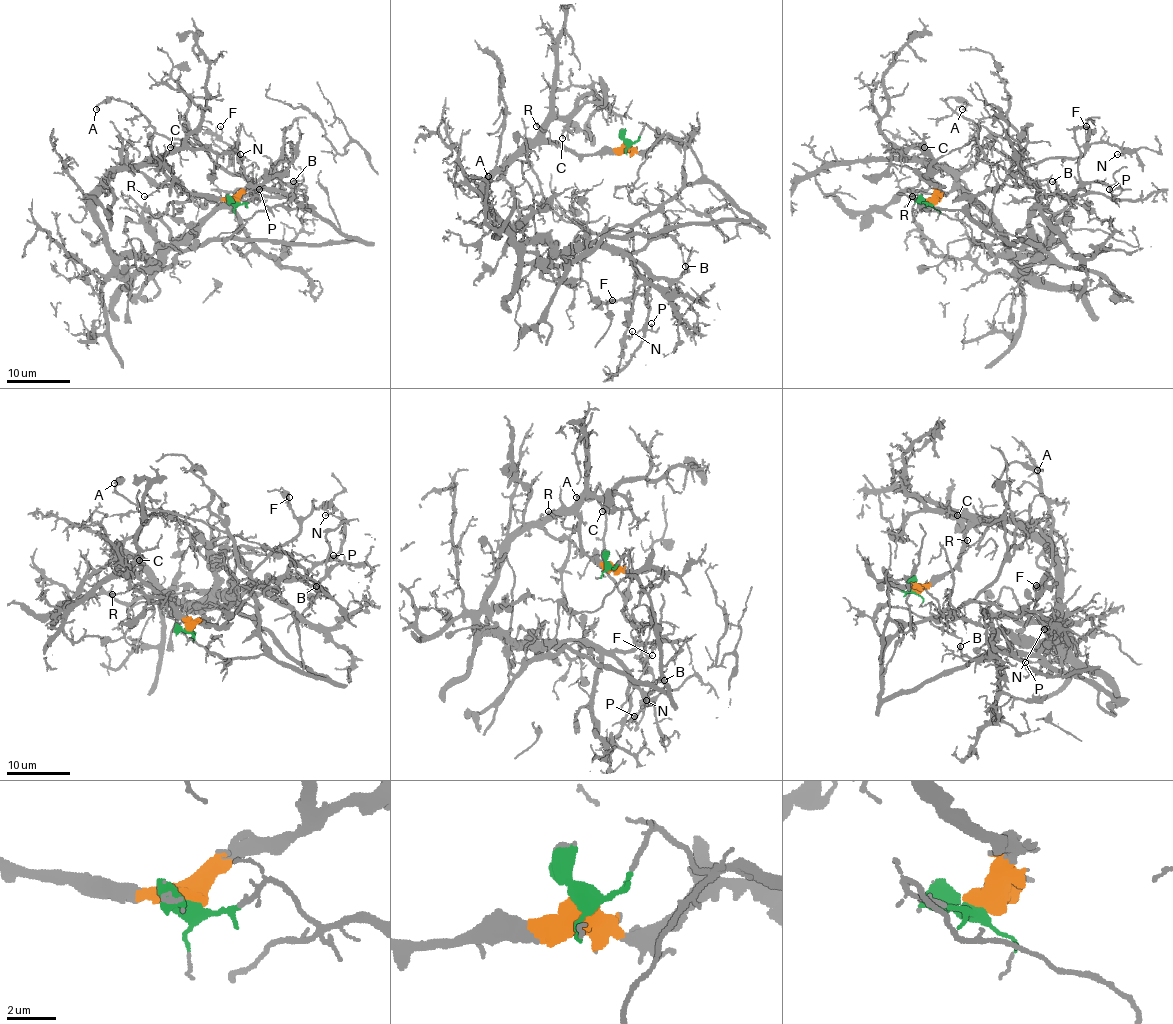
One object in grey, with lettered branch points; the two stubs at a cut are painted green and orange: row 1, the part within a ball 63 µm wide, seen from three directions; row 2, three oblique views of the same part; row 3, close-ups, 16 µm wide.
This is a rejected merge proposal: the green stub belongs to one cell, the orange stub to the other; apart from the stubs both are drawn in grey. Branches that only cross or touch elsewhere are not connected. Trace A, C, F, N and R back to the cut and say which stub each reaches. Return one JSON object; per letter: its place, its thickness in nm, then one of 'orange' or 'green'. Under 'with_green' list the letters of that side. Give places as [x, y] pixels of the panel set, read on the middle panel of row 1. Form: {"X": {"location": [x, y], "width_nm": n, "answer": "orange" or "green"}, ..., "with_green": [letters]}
{"A": {"location": [488, 176], "width_nm": 200, "answer": "green"}, "C": {"location": [562, 138], "width_nm": 180, "answer": "orange"}, "F": {"location": [612, 300], "width_nm": 110, "answer": "green"}, "N": {"location": [632, 331], "width_nm": 130, "answer": "green"}, "R": {"location": [536, 126], "width_nm": 140, "answer": "orange"}, "with_green": ["A", "F", "N"]}

